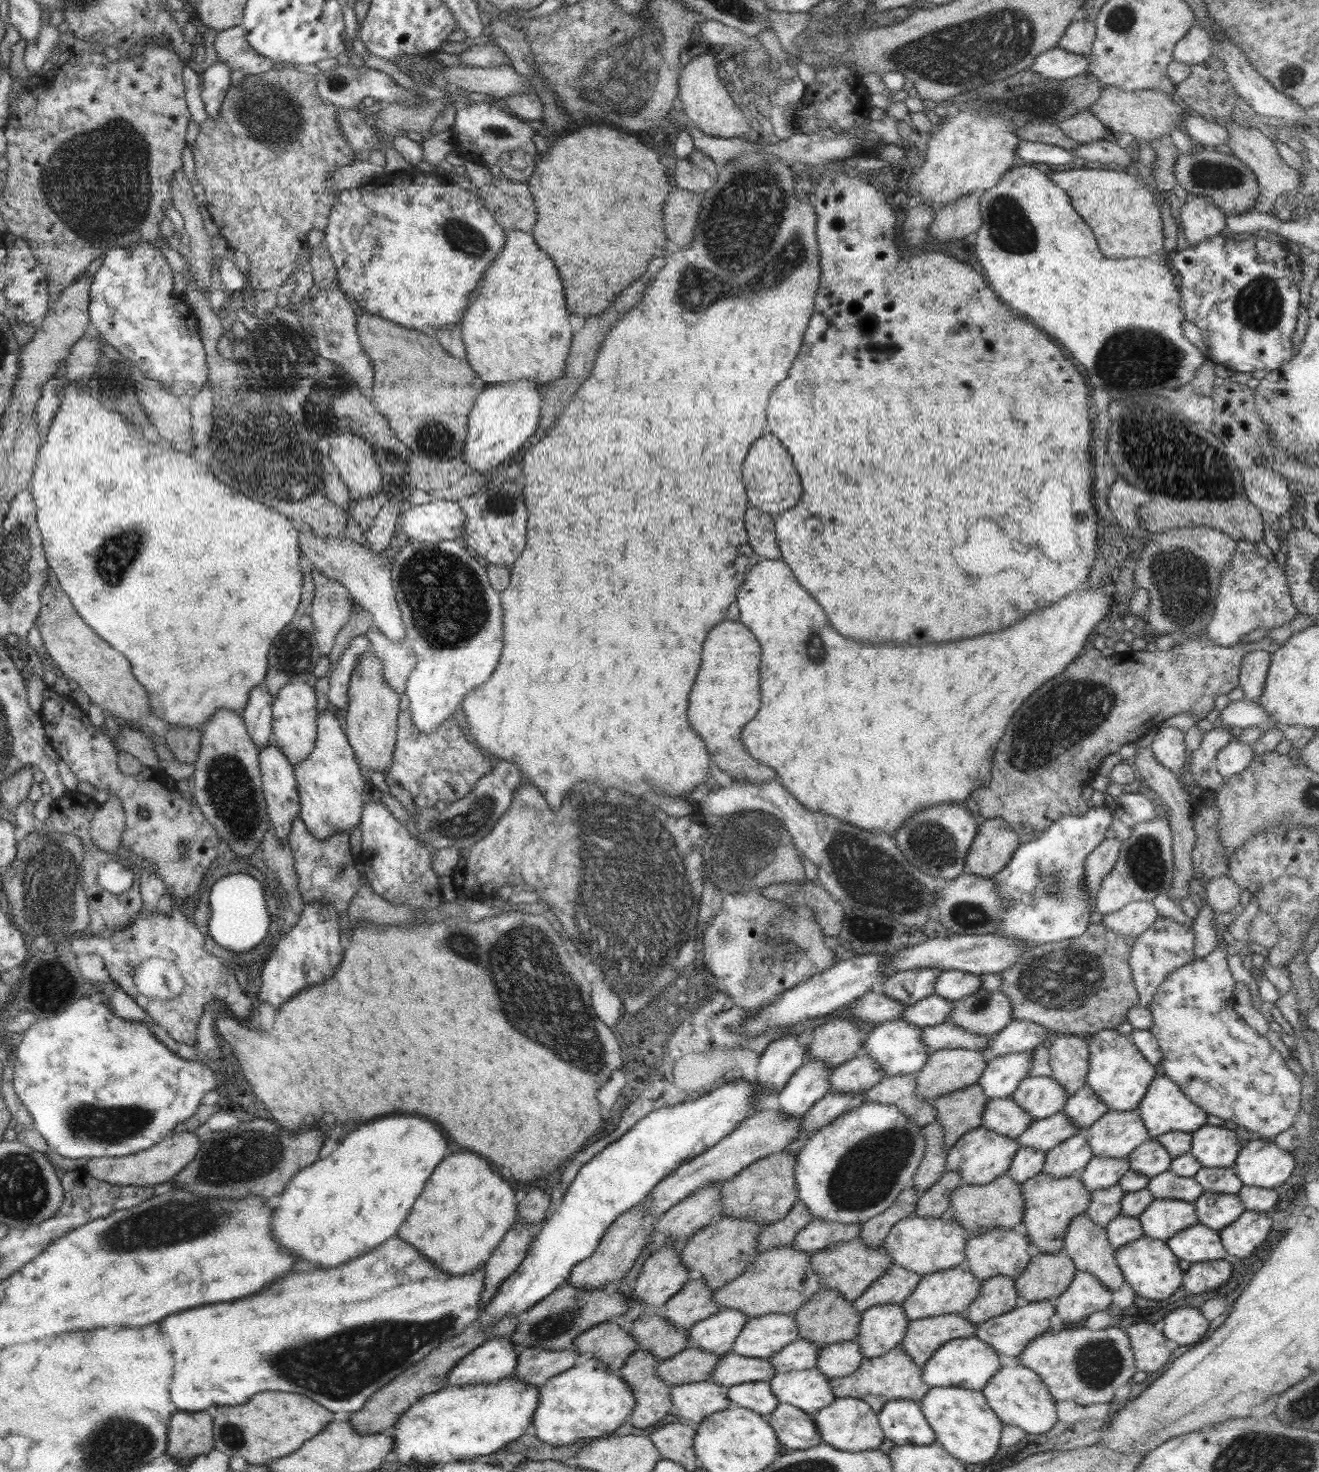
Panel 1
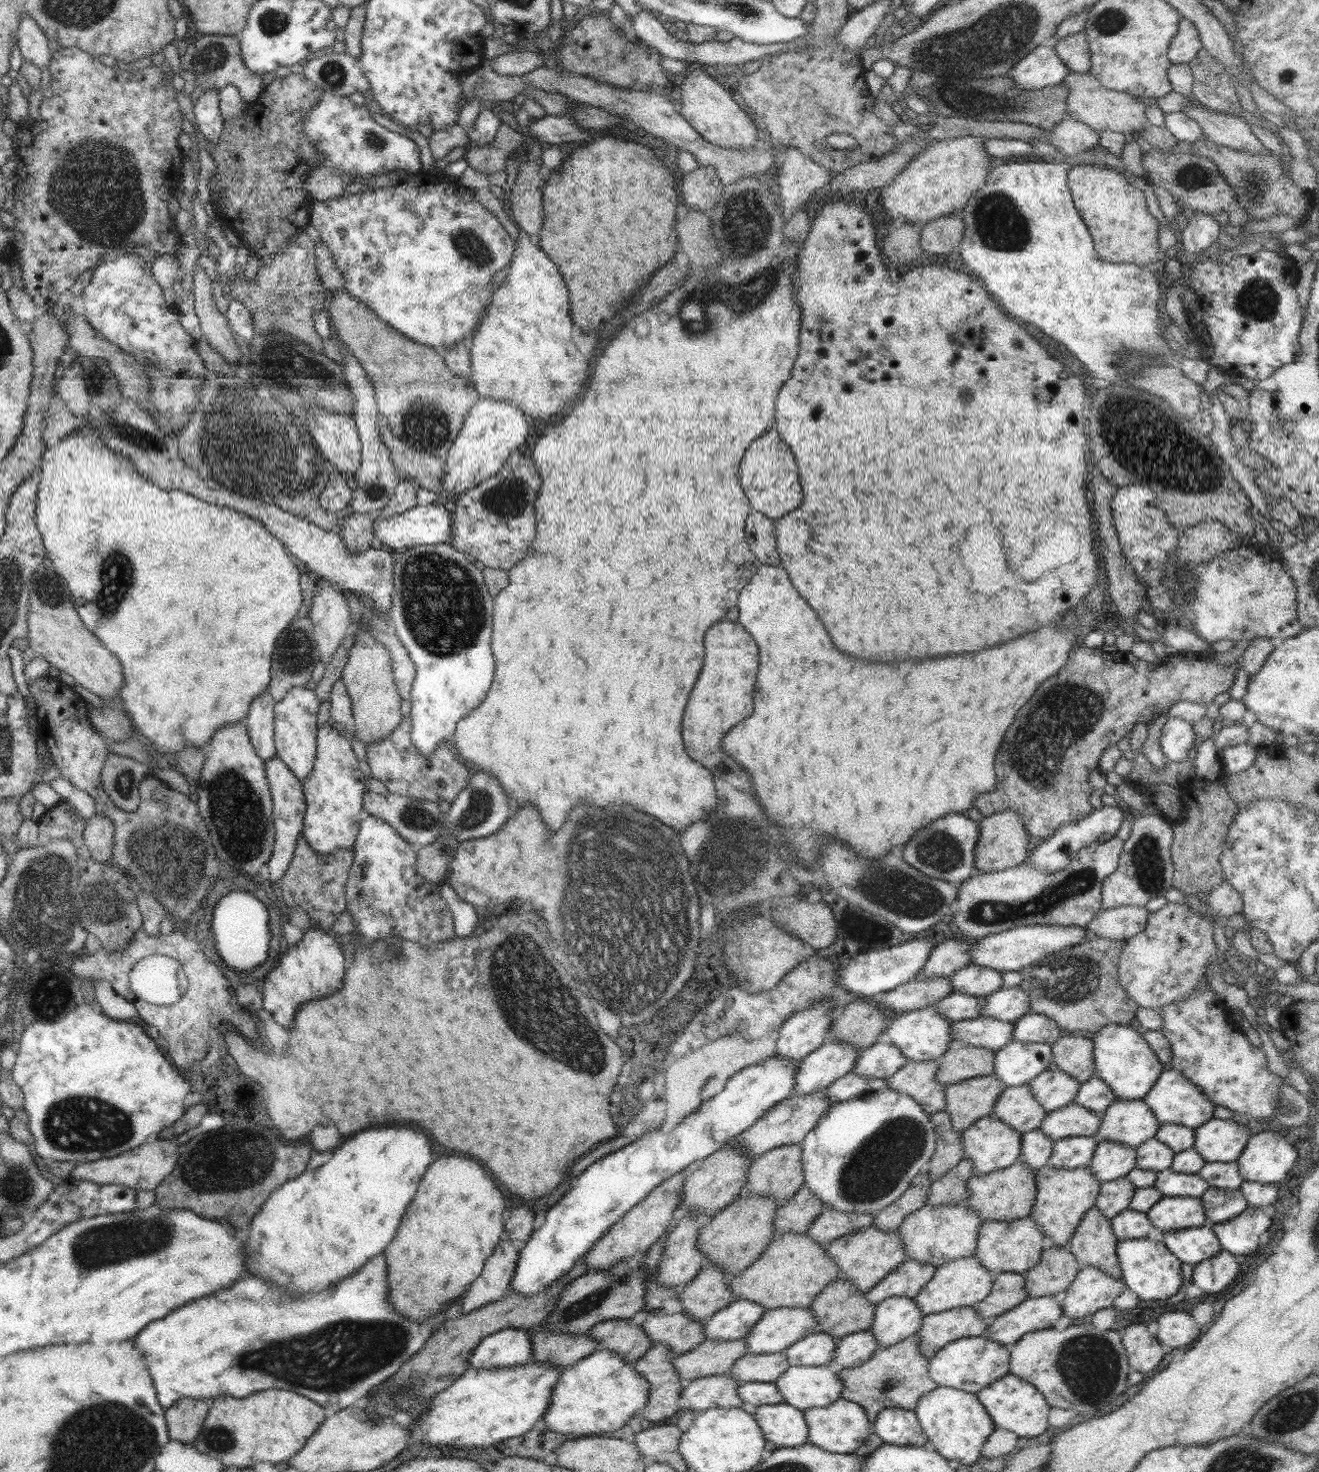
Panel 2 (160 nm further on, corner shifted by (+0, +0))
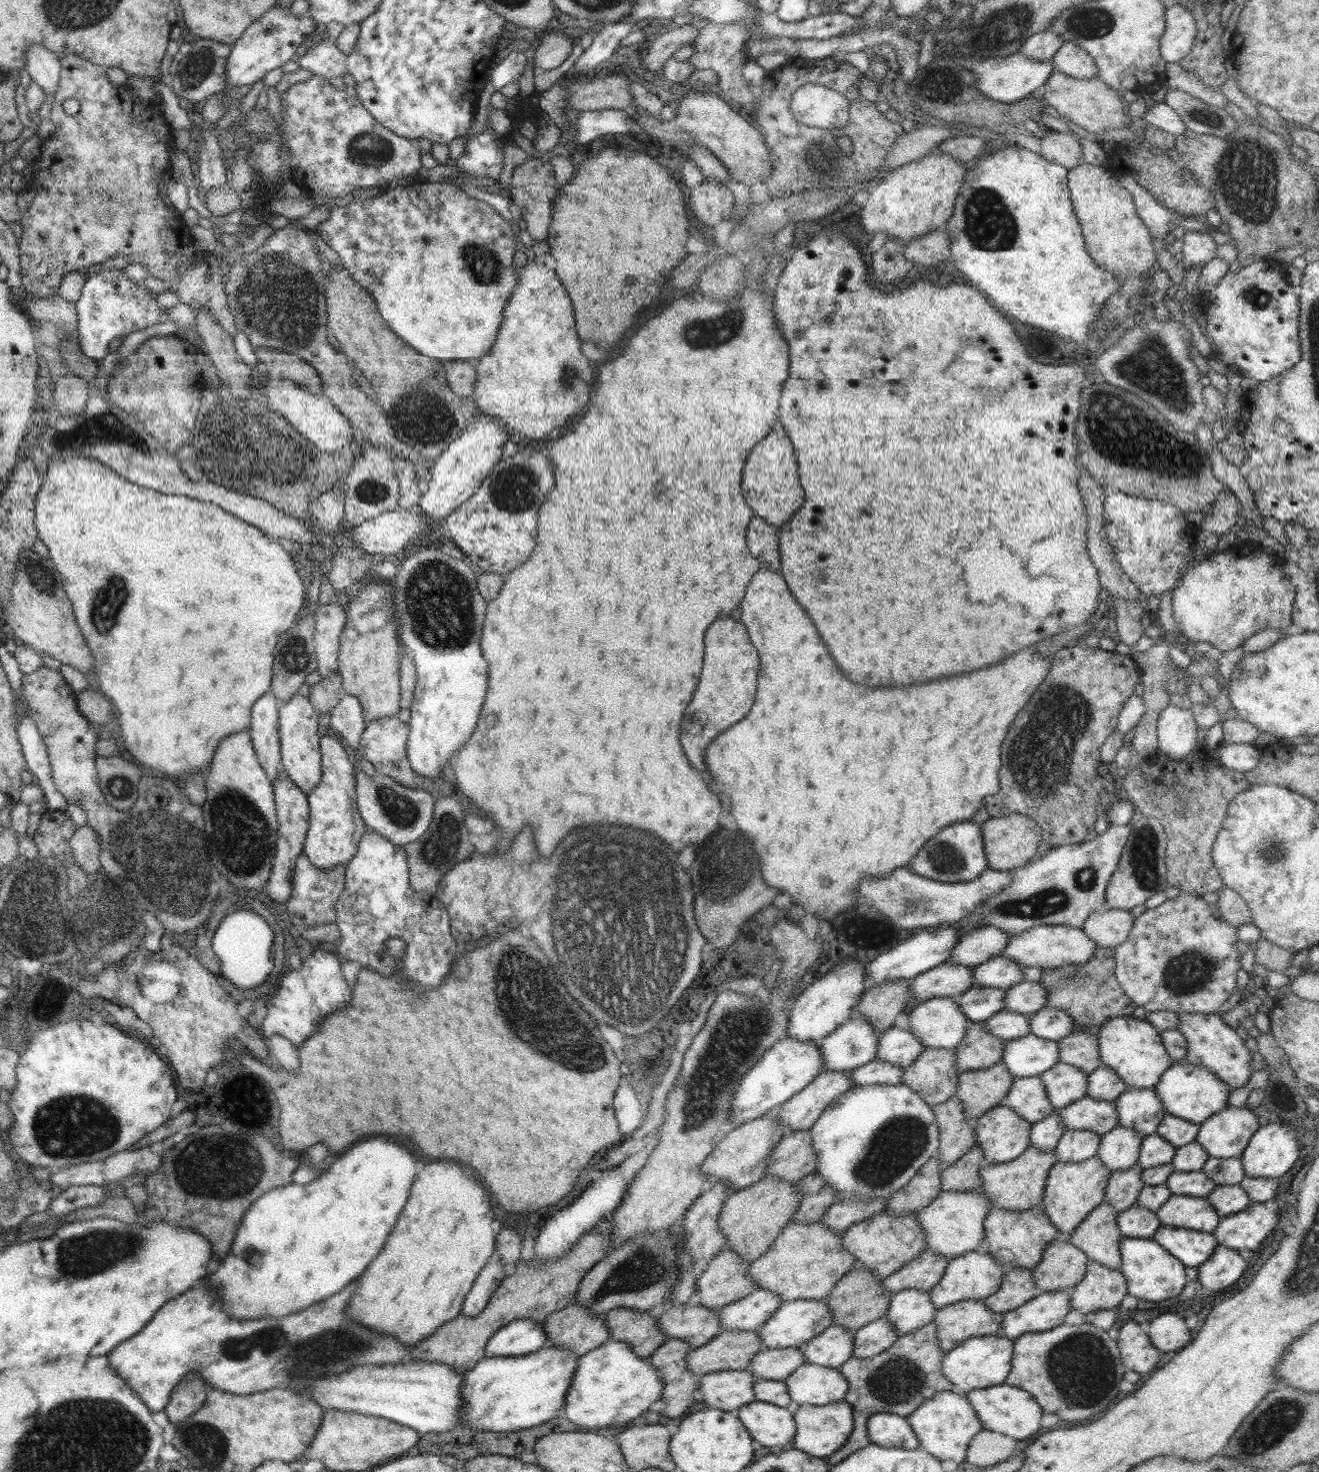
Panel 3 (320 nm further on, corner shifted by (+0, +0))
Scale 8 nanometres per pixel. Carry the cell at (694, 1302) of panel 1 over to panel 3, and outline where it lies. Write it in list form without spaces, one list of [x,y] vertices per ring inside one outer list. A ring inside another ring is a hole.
[[[727,1247],[722,1248],[708,1263],[707,1269],[696,1281],[695,1302],[719,1312],[727,1304],[732,1304],[735,1300],[740,1300],[756,1290],[758,1288],[757,1282],[751,1279],[748,1272],[740,1266],[741,1262],[742,1260],[737,1252]]]

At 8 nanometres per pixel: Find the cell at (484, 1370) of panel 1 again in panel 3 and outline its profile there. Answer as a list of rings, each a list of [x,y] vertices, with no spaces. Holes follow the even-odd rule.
[[[528,1317],[515,1318],[490,1337],[484,1356],[522,1356],[540,1350],[548,1342],[543,1323]]]

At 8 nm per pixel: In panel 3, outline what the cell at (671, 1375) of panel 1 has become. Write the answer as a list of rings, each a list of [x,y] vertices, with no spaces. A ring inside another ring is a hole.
[[[720,1329],[704,1346],[691,1349],[686,1362],[697,1377],[716,1371],[749,1370],[751,1360],[764,1348],[757,1331]]]

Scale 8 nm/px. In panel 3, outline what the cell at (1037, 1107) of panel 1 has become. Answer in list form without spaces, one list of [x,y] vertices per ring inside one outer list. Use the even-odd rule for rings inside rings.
[[[1059,1061],[1039,1076],[1054,1109],[1064,1108],[1087,1095],[1087,1075],[1076,1066]]]

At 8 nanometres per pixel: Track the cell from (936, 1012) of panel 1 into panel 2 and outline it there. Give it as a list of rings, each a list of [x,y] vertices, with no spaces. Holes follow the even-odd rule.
[[[951,993],[938,1001],[932,1008],[936,1008],[942,1016],[946,1016],[951,1022],[977,1019],[984,1009],[984,997]]]

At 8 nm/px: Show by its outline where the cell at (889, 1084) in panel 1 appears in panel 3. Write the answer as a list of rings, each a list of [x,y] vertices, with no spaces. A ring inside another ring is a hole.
[[[926,1047],[904,1070],[902,1083],[934,1107],[957,1094],[959,1074],[956,1072],[955,1050]]]

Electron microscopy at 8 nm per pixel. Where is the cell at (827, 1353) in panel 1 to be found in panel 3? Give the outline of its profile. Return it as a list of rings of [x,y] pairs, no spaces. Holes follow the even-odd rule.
[[[886,1316],[873,1320],[853,1332],[853,1355],[856,1358],[870,1358],[890,1348],[898,1338],[897,1330]]]

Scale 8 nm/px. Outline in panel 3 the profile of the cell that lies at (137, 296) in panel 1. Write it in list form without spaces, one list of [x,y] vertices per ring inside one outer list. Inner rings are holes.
[[[124,269],[103,272],[96,270],[87,275],[80,298],[75,302],[80,355],[107,363],[110,358],[108,344],[112,340],[126,338],[131,332],[166,322],[166,308],[160,307],[156,298],[157,295],[149,291],[142,281],[131,281]]]

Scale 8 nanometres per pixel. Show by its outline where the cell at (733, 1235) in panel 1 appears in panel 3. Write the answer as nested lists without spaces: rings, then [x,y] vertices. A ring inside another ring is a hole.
[[[774,1175],[735,1190],[725,1200],[718,1217],[720,1230],[727,1240],[726,1247],[737,1252],[745,1264],[760,1258],[772,1246],[780,1231],[793,1220],[800,1199],[801,1192],[796,1184]]]

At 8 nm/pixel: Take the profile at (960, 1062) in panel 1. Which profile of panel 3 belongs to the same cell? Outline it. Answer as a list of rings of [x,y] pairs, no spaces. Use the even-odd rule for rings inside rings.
[[[969,1023],[962,1042],[954,1049],[956,1072],[990,1068],[1002,1061],[1005,1040],[994,1036],[984,1023]]]

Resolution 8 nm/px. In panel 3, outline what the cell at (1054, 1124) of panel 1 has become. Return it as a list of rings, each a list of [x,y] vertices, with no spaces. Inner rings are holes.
[[[1083,1096],[1064,1108],[1057,1109],[1065,1130],[1089,1130],[1102,1136],[1118,1126],[1118,1113],[1114,1102]]]

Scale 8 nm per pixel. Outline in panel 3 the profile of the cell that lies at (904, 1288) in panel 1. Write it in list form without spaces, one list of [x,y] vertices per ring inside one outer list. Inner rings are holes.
[[[926,1248],[882,1280],[883,1287],[891,1294],[904,1289],[920,1289],[928,1293],[940,1282],[948,1261],[945,1256]]]

